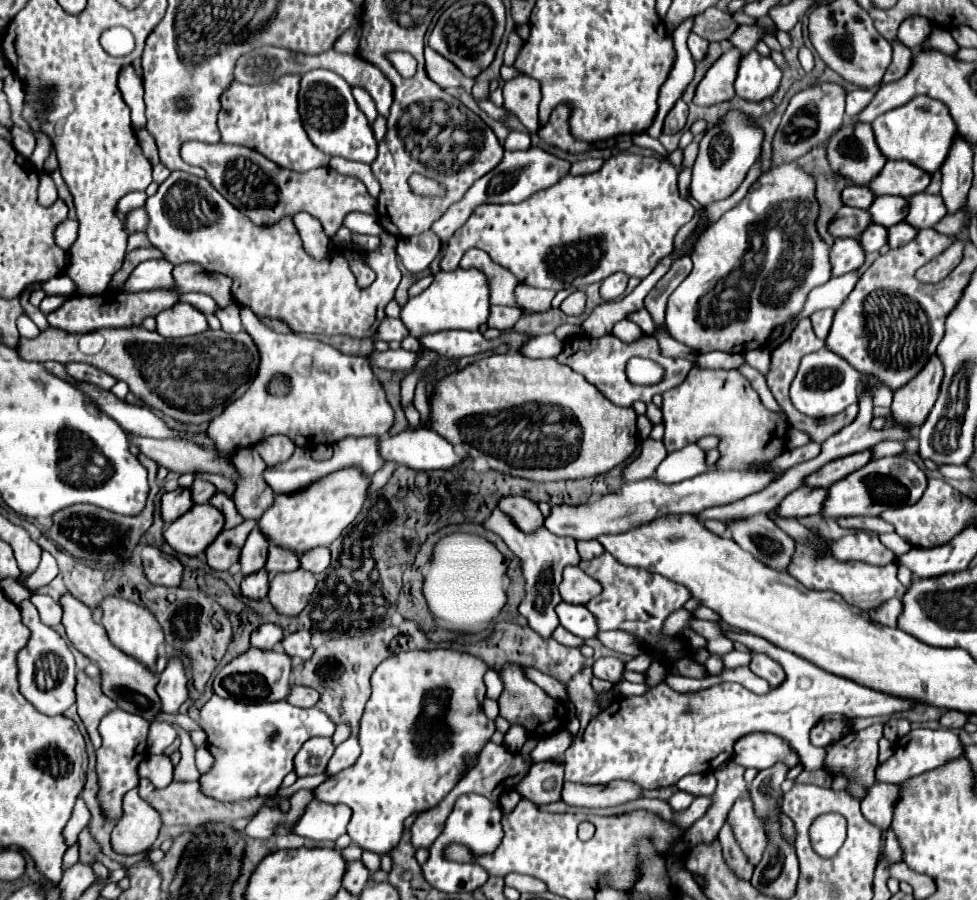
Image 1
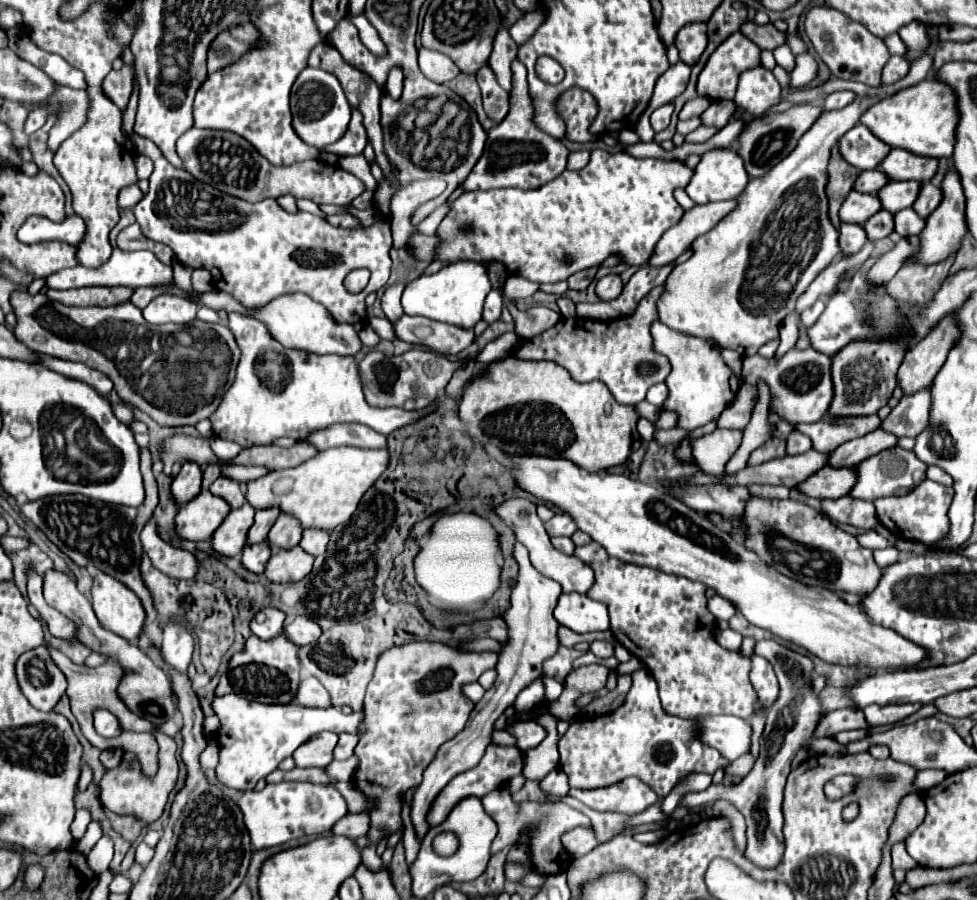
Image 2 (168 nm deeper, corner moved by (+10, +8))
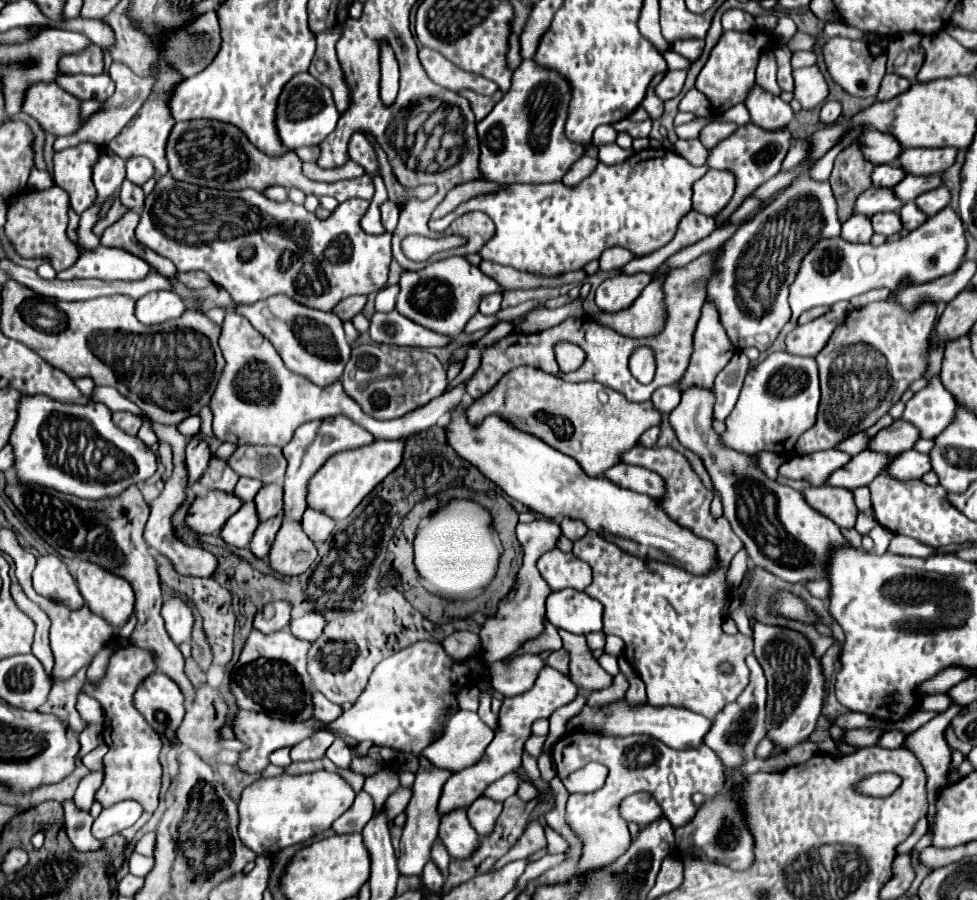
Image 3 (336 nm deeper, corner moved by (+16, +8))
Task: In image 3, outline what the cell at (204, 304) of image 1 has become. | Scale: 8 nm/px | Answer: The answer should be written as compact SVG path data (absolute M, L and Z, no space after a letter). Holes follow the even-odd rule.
M98 245L92 251L82 251L76 265L66 271L60 271L56 277L62 281L68 279L104 279L104 281L138 281L144 279L152 267L140 257L116 249Z

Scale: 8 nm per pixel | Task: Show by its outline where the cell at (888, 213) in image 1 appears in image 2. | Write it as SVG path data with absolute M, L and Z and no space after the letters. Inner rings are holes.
M890 181L888 185L884 185L884 189L878 191L882 209L898 213L906 207L912 207L920 193L920 187L922 187L920 181Z

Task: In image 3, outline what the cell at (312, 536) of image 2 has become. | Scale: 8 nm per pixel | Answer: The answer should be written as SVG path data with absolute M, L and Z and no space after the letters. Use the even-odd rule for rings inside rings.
M306 509L304 517L302 517L302 529L310 537L310 541L314 541L314 545L320 545L332 533L334 521L330 517L326 517L324 513L320 513L320 511Z

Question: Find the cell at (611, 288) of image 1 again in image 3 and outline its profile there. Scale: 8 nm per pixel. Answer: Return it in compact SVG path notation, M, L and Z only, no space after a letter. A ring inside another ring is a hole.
M618 273L614 277L608 277L596 289L596 305L602 311L610 313L626 309L648 283L650 283L650 273L634 273L634 275Z

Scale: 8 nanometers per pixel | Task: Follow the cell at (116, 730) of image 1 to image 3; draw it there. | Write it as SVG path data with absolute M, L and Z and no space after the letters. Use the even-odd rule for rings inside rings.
M84 693L78 695L76 711L80 713L80 717L86 725L104 725L104 711L100 709L100 703Z

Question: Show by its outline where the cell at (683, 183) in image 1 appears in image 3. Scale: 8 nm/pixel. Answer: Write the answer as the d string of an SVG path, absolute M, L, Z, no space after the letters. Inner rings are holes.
M601 125L595 129L592 136L592 144L600 146L615 142L617 138L617 132L612 125Z

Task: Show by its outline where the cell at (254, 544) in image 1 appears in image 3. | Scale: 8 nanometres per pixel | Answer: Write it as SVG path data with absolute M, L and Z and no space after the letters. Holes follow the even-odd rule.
M278 483L264 485L258 491L254 503L256 503L256 511L258 511L260 523L276 517L282 511L282 485L278 485Z

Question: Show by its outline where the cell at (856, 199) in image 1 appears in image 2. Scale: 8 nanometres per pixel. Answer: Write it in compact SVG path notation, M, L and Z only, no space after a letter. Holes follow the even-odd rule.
M880 169L874 171L862 171L858 177L858 185L854 187L856 191L862 193L878 193L878 189L882 189L890 179L886 177L886 173L882 173Z

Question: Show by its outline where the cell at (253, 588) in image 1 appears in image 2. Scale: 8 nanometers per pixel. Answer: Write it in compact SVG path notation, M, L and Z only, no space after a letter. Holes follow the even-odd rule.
M266 541L246 545L246 549L242 553L242 563L252 573L264 573L264 567L266 567L270 555L272 555L272 549L270 549L270 545Z

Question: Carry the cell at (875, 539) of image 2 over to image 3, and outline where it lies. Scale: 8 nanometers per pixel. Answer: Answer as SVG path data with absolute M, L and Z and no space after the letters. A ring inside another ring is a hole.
M876 525L876 527L868 533L868 537L874 541L874 551L876 551L876 553L886 553L886 549L888 549L888 545L890 545L890 539L892 539L894 535L892 535L888 529Z

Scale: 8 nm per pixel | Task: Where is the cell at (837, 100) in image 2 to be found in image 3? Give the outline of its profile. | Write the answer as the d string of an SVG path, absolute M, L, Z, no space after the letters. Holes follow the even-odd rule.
M826 101L824 105L822 105L822 113L820 113L820 119L824 121L824 123L834 123L836 119L838 119L838 115L840 115L840 103L838 101Z

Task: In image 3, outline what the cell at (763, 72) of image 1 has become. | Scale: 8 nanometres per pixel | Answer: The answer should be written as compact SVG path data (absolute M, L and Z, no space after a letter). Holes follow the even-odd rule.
M754 85L748 91L744 105L750 111L752 123L758 127L764 127L764 129L786 127L794 117L794 111L790 109L788 103L784 103L778 95L768 93L760 85Z

